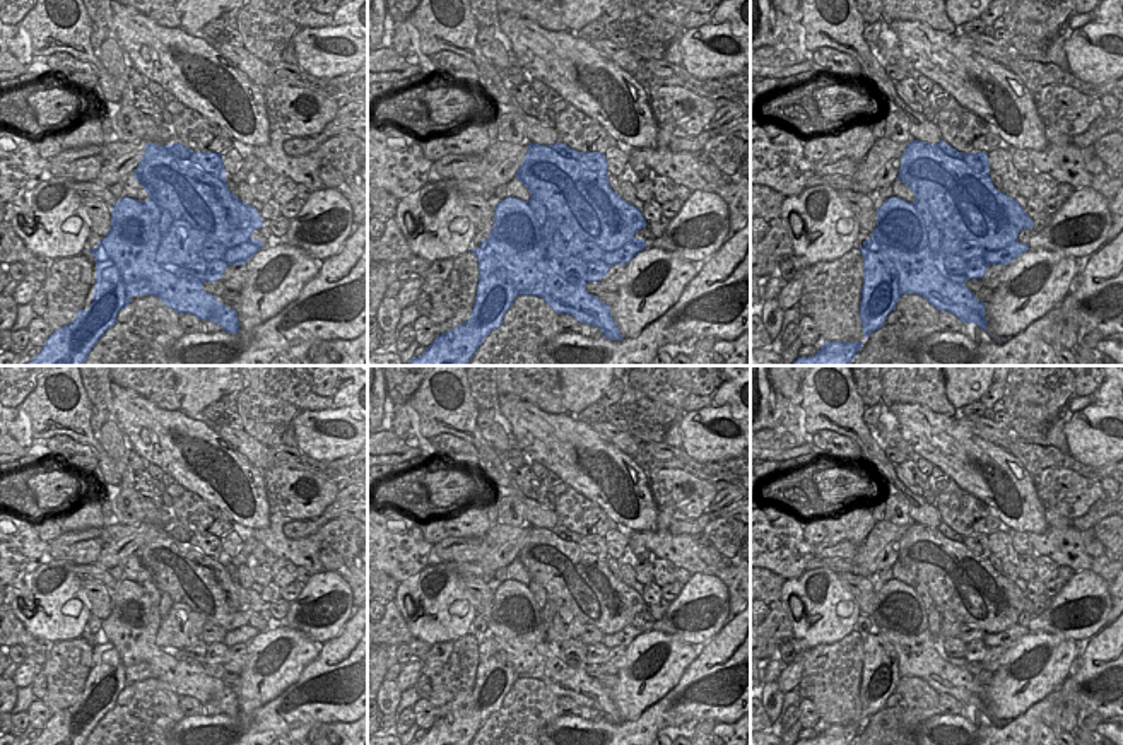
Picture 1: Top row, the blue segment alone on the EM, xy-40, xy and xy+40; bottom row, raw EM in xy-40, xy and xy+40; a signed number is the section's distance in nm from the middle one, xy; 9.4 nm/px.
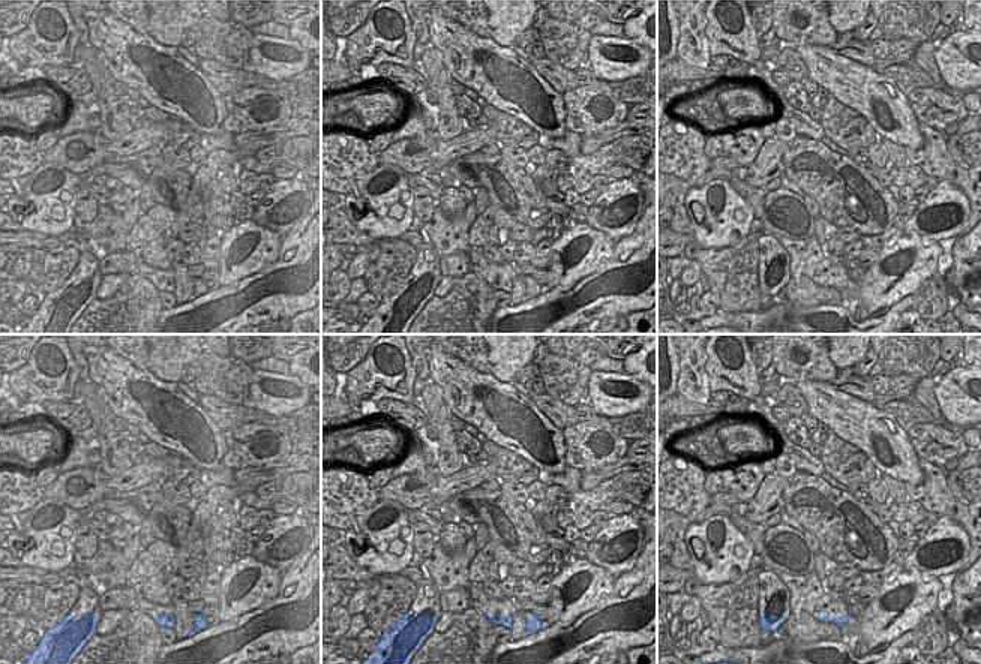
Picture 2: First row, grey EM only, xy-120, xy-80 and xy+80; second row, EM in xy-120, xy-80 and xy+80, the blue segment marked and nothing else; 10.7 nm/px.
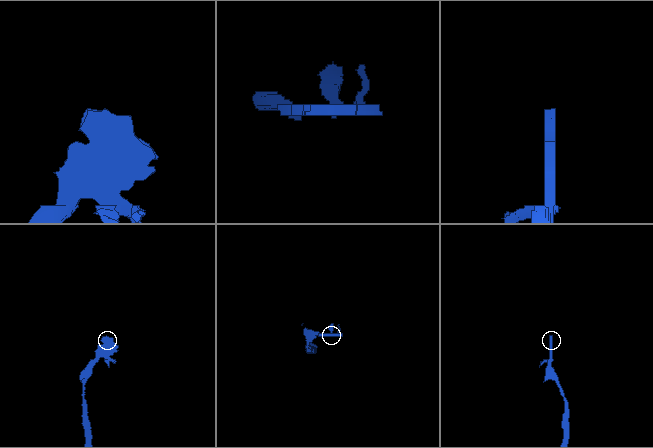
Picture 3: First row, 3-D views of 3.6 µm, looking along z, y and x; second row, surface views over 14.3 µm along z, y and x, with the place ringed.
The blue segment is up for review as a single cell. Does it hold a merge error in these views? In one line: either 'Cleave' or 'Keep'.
Cleave.

